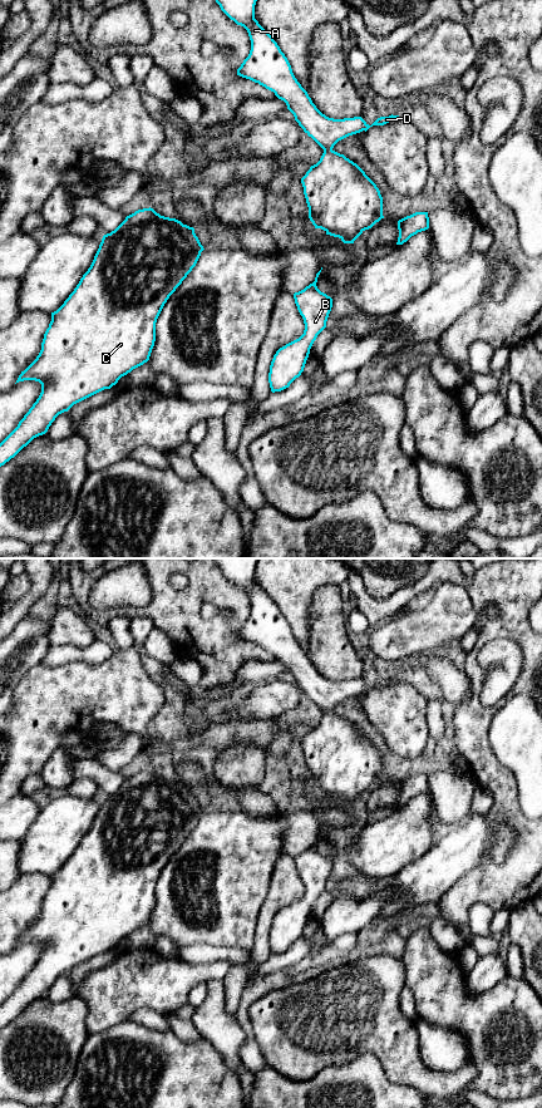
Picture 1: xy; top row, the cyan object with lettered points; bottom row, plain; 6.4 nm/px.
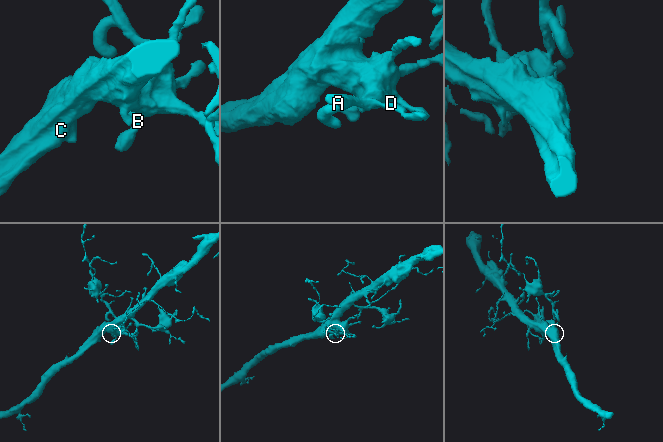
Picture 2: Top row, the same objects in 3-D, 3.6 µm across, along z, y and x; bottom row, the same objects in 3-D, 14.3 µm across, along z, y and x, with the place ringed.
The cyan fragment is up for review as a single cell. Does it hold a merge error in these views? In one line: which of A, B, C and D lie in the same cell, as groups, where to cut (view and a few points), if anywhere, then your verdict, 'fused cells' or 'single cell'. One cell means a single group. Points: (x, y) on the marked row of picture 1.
A B C D; no cut; single cell

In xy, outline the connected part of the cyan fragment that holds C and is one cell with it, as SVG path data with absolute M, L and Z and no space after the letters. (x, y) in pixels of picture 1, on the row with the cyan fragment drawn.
M151 207L127 216L114 231L103 236L88 271L64 304L51 312L39 355L16 380L39 381L41 393L18 427L0 443L0 467L34 438L45 434L59 414L104 389L110 389L122 376L149 360L156 341L157 319L169 296L196 266L203 250L193 227L161 216Z

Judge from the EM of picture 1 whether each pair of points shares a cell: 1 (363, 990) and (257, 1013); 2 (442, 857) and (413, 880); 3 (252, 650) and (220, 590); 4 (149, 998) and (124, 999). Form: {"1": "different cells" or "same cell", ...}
{"1": "same cell", "2": "same cell", "3": "same cell", "4": "same cell"}

